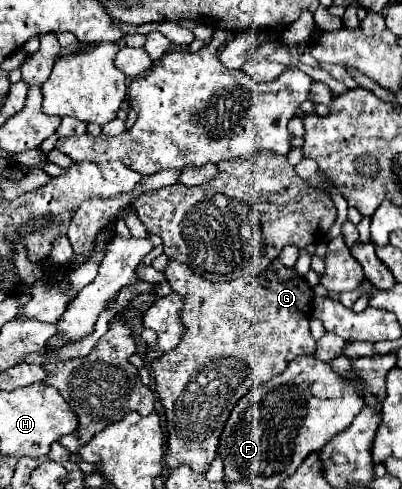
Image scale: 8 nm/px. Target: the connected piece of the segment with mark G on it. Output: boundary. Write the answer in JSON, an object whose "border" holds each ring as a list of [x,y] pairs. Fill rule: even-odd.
{"border":[[[170,260],[164,276],[172,290],[186,298],[182,310],[186,334],[182,342],[174,350],[162,354],[150,366],[152,374],[156,376],[158,398],[166,408],[168,442],[164,462],[170,470],[180,464],[188,464],[196,472],[206,472],[218,452],[220,434],[228,414],[232,412],[232,406],[236,406],[236,402],[252,386],[264,384],[272,376],[284,372],[288,362],[296,356],[314,356],[316,340],[308,330],[308,318],[312,312],[312,288],[294,272],[294,268],[284,268],[280,264],[270,264],[268,270],[258,276],[242,276],[232,282],[214,284],[196,276],[188,266]]]}

